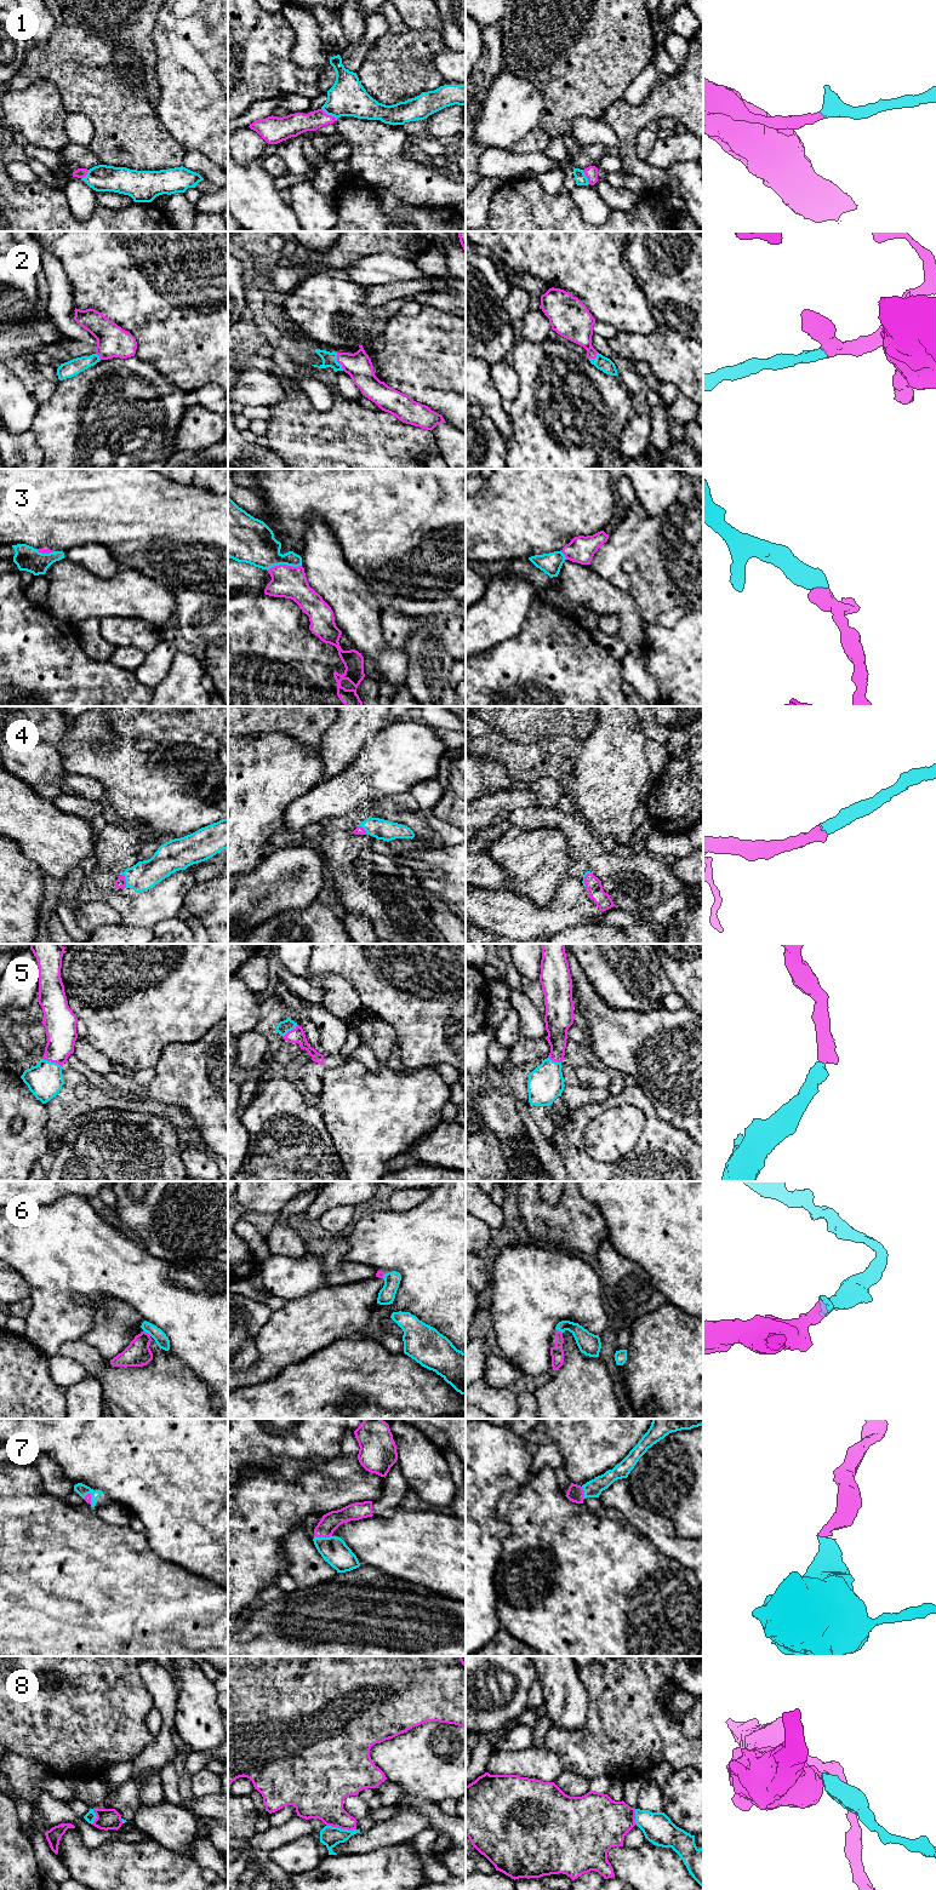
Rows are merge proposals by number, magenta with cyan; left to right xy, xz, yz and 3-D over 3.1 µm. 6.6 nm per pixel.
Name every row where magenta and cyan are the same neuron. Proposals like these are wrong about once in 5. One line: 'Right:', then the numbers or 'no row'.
Right: 1, 2, 3, 4, 5, 6, 7

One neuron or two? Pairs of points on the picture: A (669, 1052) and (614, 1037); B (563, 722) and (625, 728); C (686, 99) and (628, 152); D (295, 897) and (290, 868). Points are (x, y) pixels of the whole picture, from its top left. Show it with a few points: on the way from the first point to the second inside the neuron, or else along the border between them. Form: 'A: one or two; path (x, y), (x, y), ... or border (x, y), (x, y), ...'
A: one; path (656, 1048), (644, 1042), (627, 1041)
B: two; border (597, 719), (589, 734), (581, 742)
C: one; path (667, 99), (655, 106), (628, 132)
D: one; path (295, 889), (290, 875)

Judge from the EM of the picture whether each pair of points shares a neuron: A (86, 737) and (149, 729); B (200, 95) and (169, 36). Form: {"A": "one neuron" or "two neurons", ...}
{"A": "two neurons", "B": "one neuron"}

